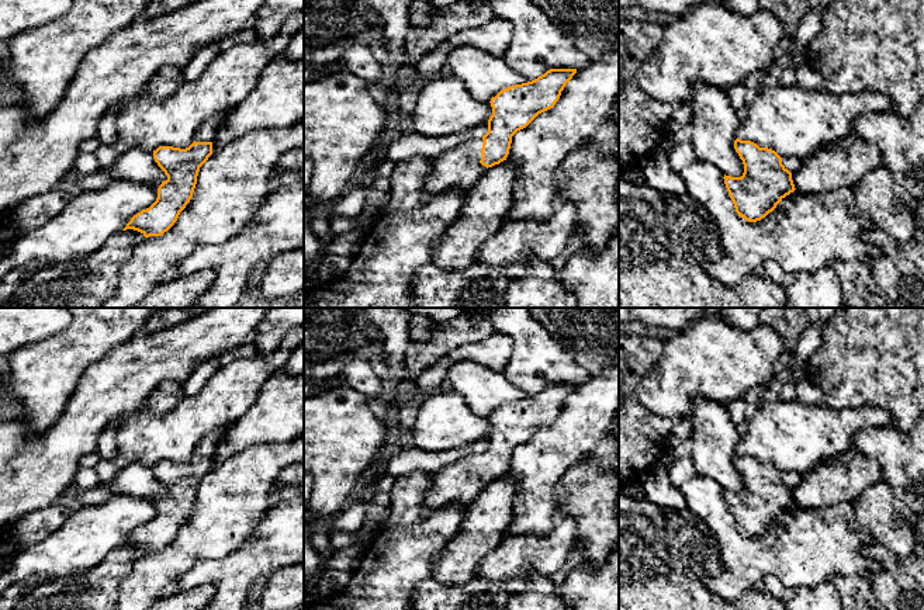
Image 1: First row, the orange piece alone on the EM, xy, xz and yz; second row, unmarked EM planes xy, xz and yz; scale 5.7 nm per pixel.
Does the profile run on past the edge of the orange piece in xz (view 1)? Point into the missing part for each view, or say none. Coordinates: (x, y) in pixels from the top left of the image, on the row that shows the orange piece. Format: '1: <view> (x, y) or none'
1: xz (459, 167)

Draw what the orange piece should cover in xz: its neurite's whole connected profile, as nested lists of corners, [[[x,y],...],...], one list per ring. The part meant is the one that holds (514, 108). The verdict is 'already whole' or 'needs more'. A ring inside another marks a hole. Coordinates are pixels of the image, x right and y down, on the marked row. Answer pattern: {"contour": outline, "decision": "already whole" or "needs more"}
{"contour": [[[550,69],[537,79],[501,90],[491,98],[488,132],[432,157],[423,201],[454,188],[468,190],[488,169],[506,160],[512,136],[558,101],[577,69]]], "decision": "needs more"}

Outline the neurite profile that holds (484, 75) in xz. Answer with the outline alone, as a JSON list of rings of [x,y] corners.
[[[468,45],[451,49],[446,63],[478,101],[491,101],[501,90],[527,83],[502,58]]]

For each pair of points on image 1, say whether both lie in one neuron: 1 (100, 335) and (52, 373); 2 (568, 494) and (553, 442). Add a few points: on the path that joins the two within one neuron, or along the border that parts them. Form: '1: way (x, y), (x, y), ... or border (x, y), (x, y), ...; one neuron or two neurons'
1: way (89, 336), (63, 361); one neuron
2: border (580, 461), (564, 475), (559, 485), (557, 509); two neurons

